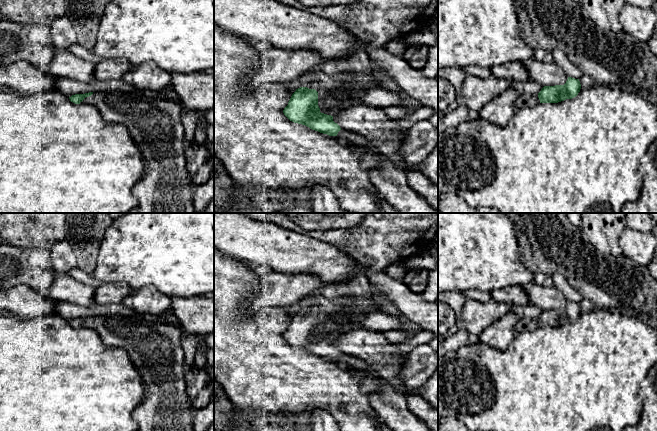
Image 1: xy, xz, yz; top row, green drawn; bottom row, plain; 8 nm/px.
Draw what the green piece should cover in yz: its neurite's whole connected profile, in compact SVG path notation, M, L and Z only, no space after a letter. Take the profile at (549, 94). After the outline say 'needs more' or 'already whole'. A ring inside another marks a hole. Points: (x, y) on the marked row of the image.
M568 77L564 85L544 86L536 95L522 93L516 102L516 108L534 107L540 103L558 103L572 99L581 89L579 79Z | needs more

